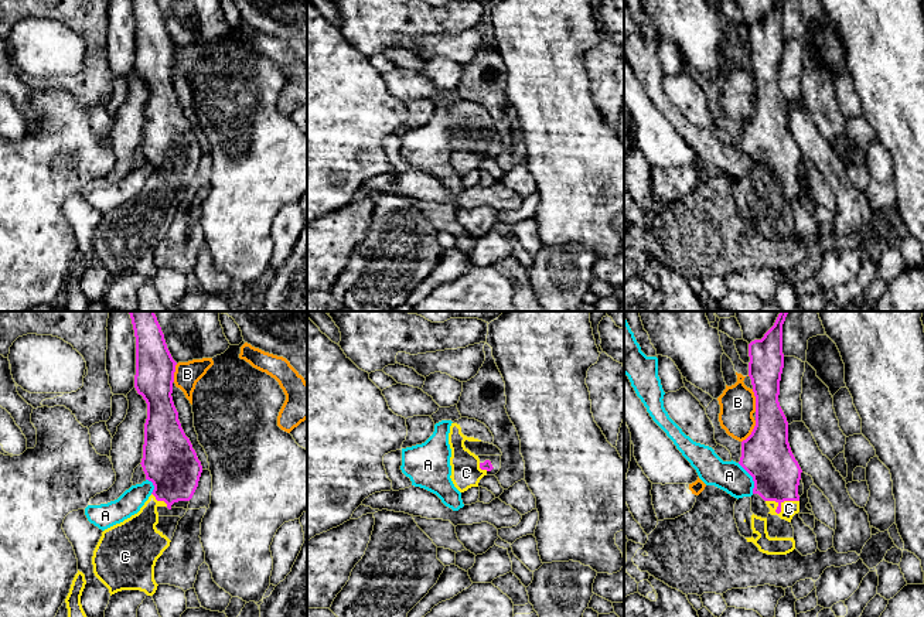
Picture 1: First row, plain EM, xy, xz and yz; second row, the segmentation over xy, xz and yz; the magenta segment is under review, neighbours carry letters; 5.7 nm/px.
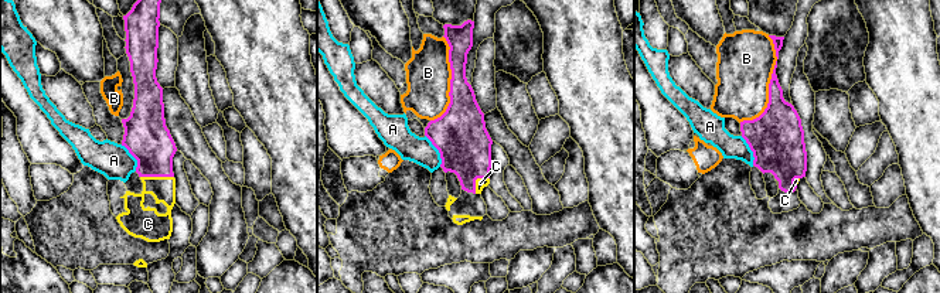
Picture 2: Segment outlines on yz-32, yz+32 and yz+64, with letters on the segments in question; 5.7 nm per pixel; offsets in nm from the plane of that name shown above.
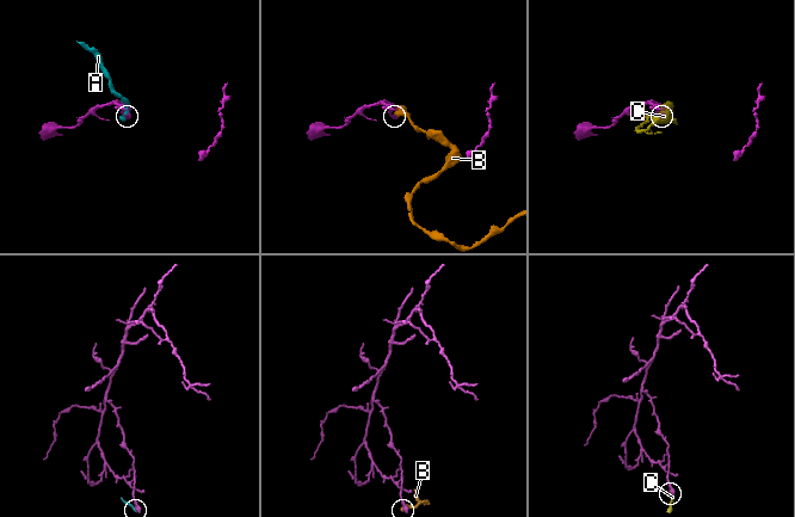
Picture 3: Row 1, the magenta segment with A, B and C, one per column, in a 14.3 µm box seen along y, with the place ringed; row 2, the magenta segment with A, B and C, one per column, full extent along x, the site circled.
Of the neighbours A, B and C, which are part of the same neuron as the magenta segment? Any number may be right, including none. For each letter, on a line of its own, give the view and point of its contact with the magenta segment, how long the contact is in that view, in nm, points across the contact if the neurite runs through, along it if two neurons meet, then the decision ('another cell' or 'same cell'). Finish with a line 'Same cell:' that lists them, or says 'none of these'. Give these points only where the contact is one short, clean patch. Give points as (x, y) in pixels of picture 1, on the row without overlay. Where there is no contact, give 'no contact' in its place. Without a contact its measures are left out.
A: meets magenta in yz at (753, 162); contact 200 nm long; border along yz (737, 146), (752, 160), (753, 176); another cell
B: meets magenta in yz at (752, 115); contact 150 nm long; another cell
C: meets magenta in yz at (781, 184); contact 190 nm long; runs through yz (776, 156), (781, 184), (788, 191); same cell
Same cell: C

